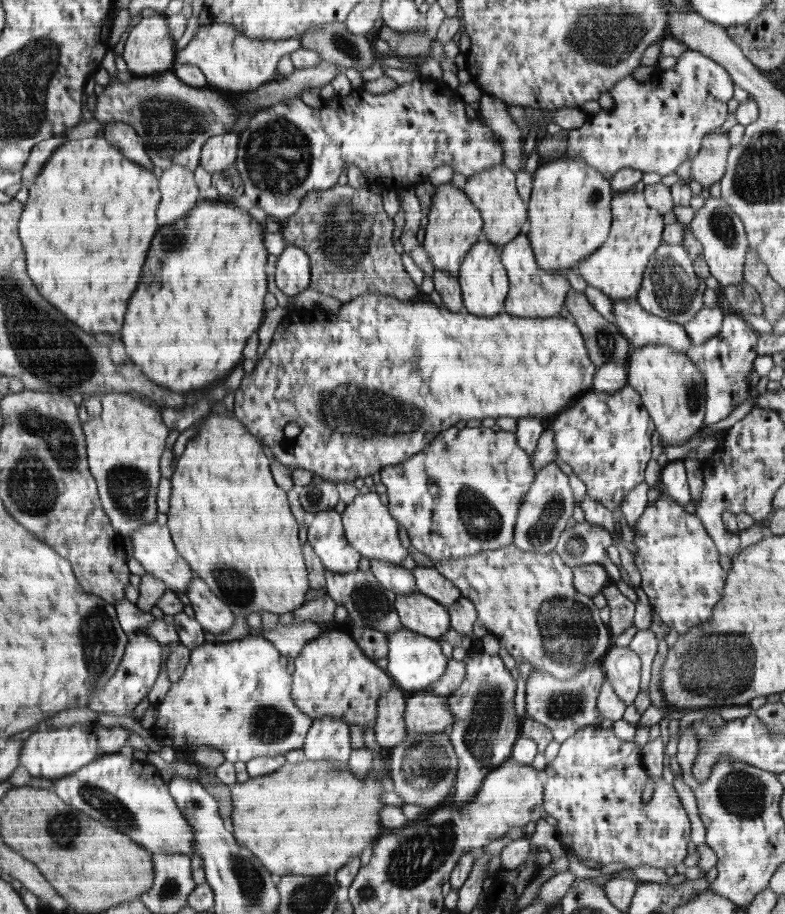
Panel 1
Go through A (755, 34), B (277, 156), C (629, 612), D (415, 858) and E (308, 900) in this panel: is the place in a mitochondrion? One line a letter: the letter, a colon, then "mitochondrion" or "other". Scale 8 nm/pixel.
A: other
B: mitochondrion
C: other
D: mitochondrion
E: mitochondrion

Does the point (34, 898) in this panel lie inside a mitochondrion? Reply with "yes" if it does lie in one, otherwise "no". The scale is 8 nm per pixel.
no

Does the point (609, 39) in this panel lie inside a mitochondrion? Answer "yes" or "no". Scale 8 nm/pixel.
yes

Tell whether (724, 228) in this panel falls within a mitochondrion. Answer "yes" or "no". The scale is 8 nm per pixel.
yes

